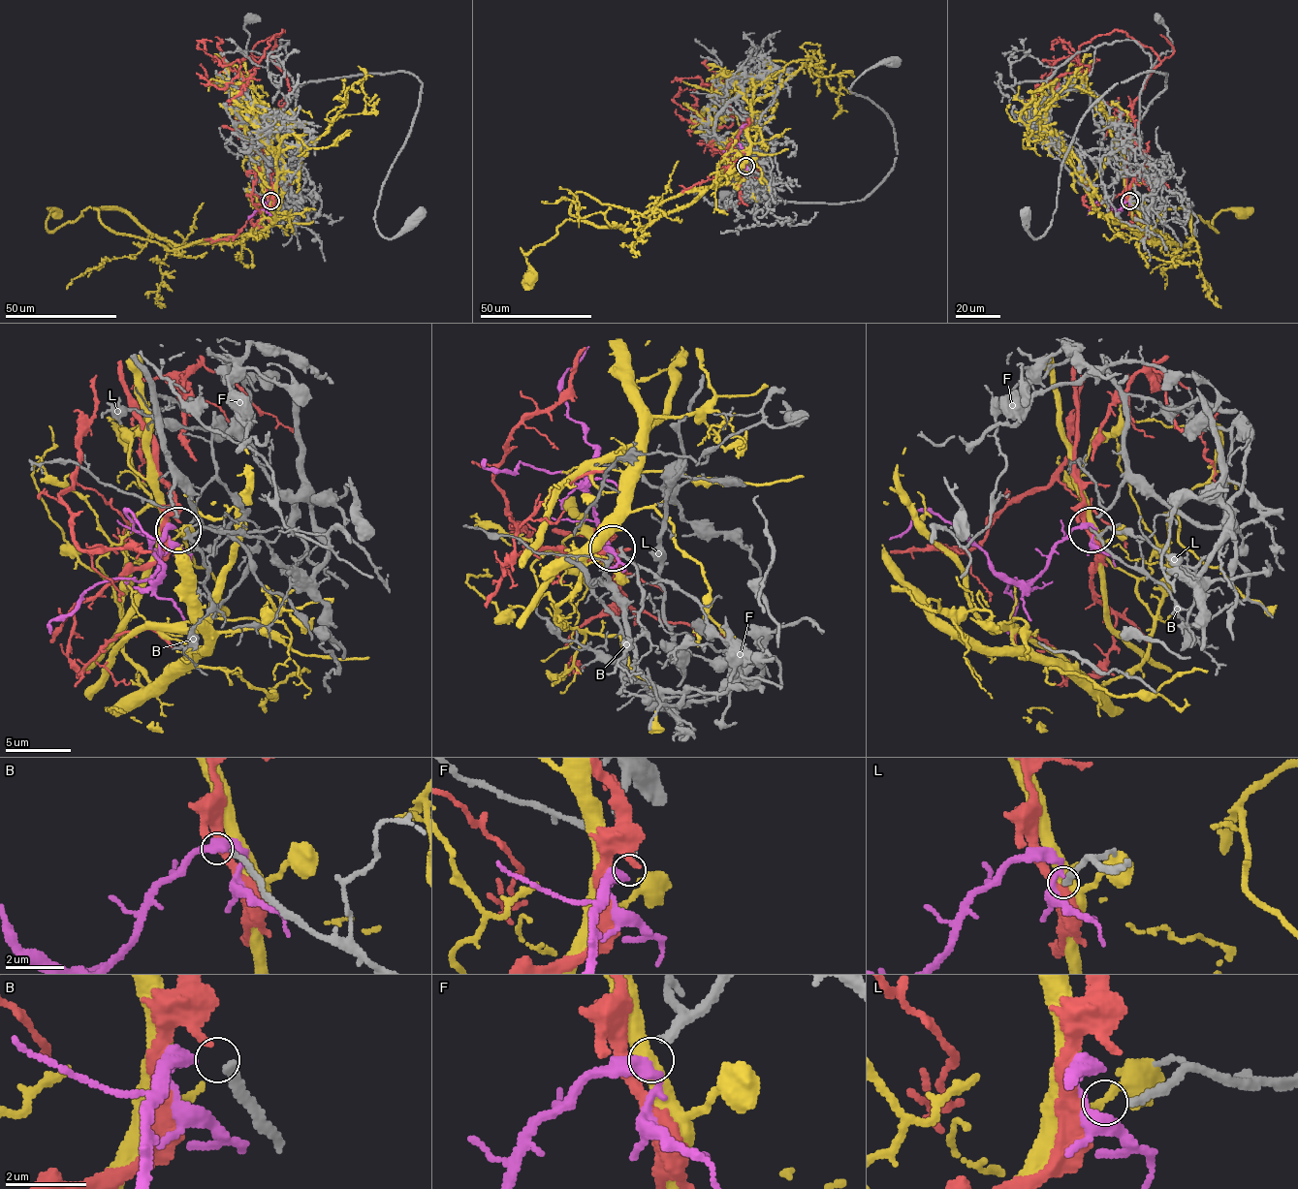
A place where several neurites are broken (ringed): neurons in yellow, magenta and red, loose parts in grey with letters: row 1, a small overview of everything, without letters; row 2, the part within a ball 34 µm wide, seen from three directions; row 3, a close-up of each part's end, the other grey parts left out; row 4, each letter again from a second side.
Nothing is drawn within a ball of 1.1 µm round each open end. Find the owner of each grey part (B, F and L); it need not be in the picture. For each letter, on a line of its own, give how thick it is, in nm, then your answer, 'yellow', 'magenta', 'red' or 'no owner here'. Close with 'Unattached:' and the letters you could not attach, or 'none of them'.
B: calibre 180 nm; red
F: calibre 280 nm; magenta
L: calibre 190 nm; no owner here
Unattached: L

